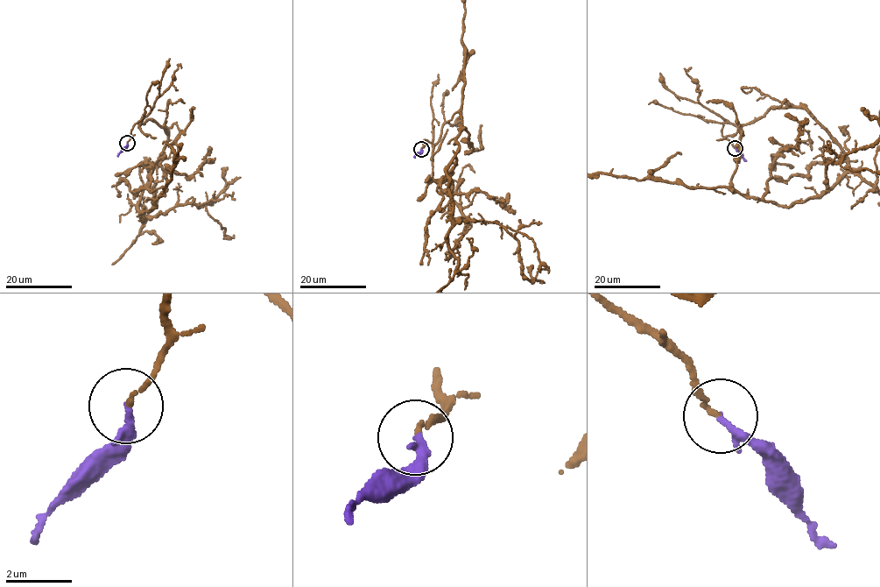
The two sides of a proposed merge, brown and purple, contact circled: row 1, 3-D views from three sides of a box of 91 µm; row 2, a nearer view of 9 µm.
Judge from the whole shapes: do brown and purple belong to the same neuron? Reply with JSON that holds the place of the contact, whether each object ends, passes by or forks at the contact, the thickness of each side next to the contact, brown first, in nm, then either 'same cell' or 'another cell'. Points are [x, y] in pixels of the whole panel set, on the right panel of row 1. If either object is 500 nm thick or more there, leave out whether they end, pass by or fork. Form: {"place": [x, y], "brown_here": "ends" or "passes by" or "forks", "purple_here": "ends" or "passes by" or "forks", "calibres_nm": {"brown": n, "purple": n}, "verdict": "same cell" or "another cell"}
{"place": [735, 148], "brown_here": "ends", "purple_here": "ends", "calibres_nm": {"brown": 130, "purple": 240}, "verdict": "same cell"}

